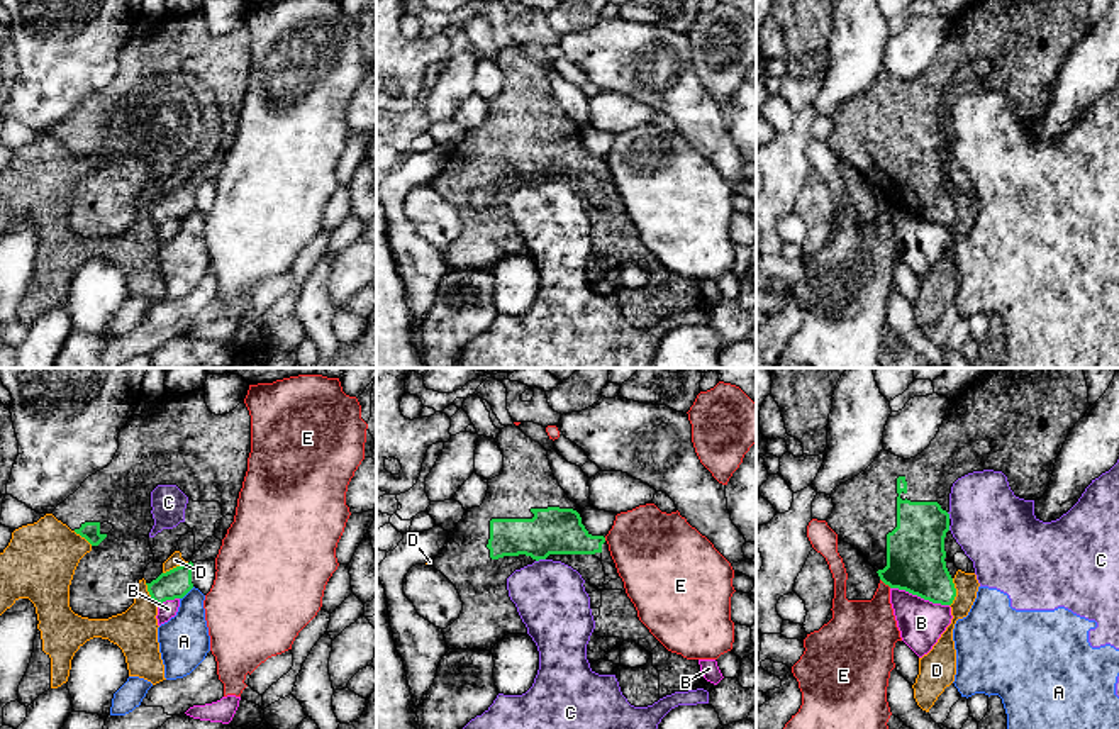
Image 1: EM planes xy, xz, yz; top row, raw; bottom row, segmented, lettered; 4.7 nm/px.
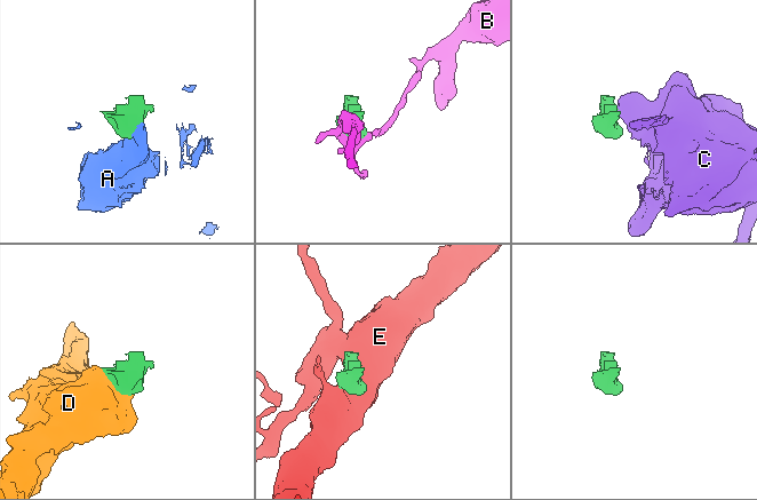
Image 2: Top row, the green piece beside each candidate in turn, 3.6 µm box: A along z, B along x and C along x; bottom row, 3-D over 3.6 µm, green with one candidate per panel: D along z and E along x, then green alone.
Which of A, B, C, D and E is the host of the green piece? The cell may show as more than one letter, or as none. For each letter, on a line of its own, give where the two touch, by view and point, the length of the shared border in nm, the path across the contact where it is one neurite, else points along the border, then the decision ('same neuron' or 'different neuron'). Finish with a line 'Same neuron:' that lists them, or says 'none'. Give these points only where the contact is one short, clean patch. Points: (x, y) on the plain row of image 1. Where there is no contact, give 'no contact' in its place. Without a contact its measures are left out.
A: xy (187, 212) | 90 nm | along xy (194, 207), (180, 219) | different neuron
B: yz (919, 216) | 300 nm | different neuron
C: xz (540, 178) | 50 nm | along xz (545, 178), (536, 182) | different neuron
D: yz (955, 212) | 140 nm | different neuron
E: yz (885, 204) | 70 nm | different neuron
Same neuron: none

